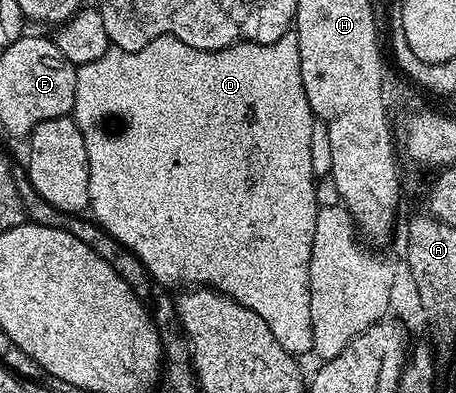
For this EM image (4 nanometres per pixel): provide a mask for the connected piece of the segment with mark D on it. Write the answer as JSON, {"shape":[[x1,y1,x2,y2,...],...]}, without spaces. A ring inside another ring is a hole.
{"shape":[[290,33,290,34,288,34,288,35,284,35,284,36,283,36,283,37,279,37,279,41,275,41,275,42,274,42,274,43,235,43,235,44,233,44,233,46,231,46,231,47,228,47,228,48,227,48,227,49,219,49,219,50,218,50,218,51,208,51,208,50,207,50,207,49,195,49,195,48,194,48,194,47,192,47,192,46,191,46,191,45,187,45,187,44,186,44,186,43,184,43,184,42,183,42,183,41,179,41,179,40,178,40,178,39,177,39,177,38,175,38,175,37,174,37,174,35,161,35,161,36,160,36,160,37,158,37,158,38,157,38,157,39,156,39,156,40,155,40,155,41,151,41,151,42,150,42,150,43,149,43,149,44,148,44,148,45,147,45,147,46,146,46,146,47,144,47,144,48,143,48,143,49,139,49,139,50,138,50,138,51,118,51,118,50,116,50,116,49,110,49,110,50,107,50,107,51,105,51,105,52,104,52,104,53,103,53,103,57,99,57,99,58,98,58,98,59,96,59,96,60,95,60,95,61,91,61,91,62,90,62,90,63,82,63,82,64,80,64,80,66,78,66,78,67,77,67,77,80,76,80,76,81,75,81,75,105,74,105,74,106,73,106,73,109,72,109,72,112,71,112,71,118,73,118,73,120,75,120,75,121,76,121,76,123,77,123,77,128,78,128,78,129,79,129,79,133,83,133,83,141,84,141,84,142,85,142,85,144,86,144,86,145,87,145,87,161,88,161,88,162,89,162,89,206,88,206,88,210,89,210,89,211,90,211,90,212,91,212,91,215,92,215,92,218,93,218,93,219,94,219,94,220,96,220,96,222,97,222,97,223,98,223,98,224,99,224,99,227,100,227,100,230,101,230,101,231,102,231,102,232,104,232,104,234,105,234,105,231,106,231,106,233,107,233,107,234,109,234,109,235,110,235,110,237,111,237,111,238,113,238,113,239,118,239,118,241,119,241,119,242,121,242,121,243,122,243,122,245,123,245,123,246,125,246,125,247,126,247,126,249,127,249,127,250,129,250,129,251,130,251,130,253,131,253,131,254,133,254,133,255,134,255,134,257,135,257,135,258,137,258,137,259,138,259,138,261,139,261,139,262,141,262,141,263,142,263,142,265,143,265,143,266,145,266,145,267,146,267,146,269,147,269,147,270,149,270,149,271,150,271,150,273,151,273,151,274,153,274,153,275,154,275,154,277,155,277,155,278,157,278,157,279,158,279,158,281,159,281,159,282,161,282,161,283,158,283,158,284,161,284,161,285,169,285,169,284,165,284,165,283,185,283,185,284,181,284,181,285,196,285,196,286,198,286,198,287,211,287,211,288,213,288,213,290,214,290,214,291,220,291,220,292,221,292,221,294,223,294,223,295,226,295,226,296,227,296,227,297,231,297,231,298,232,298,232,299,234,299,234,300,235,300,235,301,237,301,237,302,238,302,238,303,239,303,239,305,247,305,247,309,251,309,251,313,259,313,259,317,263,317,263,321,267,321,267,326,268,326,268,327,270,327,270,328,271,328,271,333,275,333,275,341,279,341,279,345,283,345,283,349,287,349,287,350,288,350,288,351,289,351,289,352,291,352,291,354,292,354,292,355,294,355,294,356,295,356,295,357,302,357,302,356,301,356,301,355,305,355,305,354,306,354,306,355,307,355,307,356,308,356,308,355,309,355,309,354,310,354,310,352,312,352,312,350,313,350,313,334,312,334,312,333,311,333,311,289,310,289,310,288,309,288,309,270,310,270,310,269,311,269,311,241,315,241,315,217,316,217,316,216,317,216,317,208,318,208,318,206,319,206,319,200,317,200,317,187,316,187,316,185,315,185,315,184,313,184,313,123,314,123,314,124,315,124,315,116,314,116,314,114,313,114,313,110,312,110,312,109,311,109,311,105,310,105,310,104,309,104,309,102,308,102,308,101,307,101,307,93,306,93,306,92,305,92,305,90,304,90,304,89,303,89,303,73,302,73,302,72,301,72,301,70,300,70,300,69,299,69,299,41,298,41,298,40,297,40,297,37,296,37,296,34,293,34,293,33]]}

